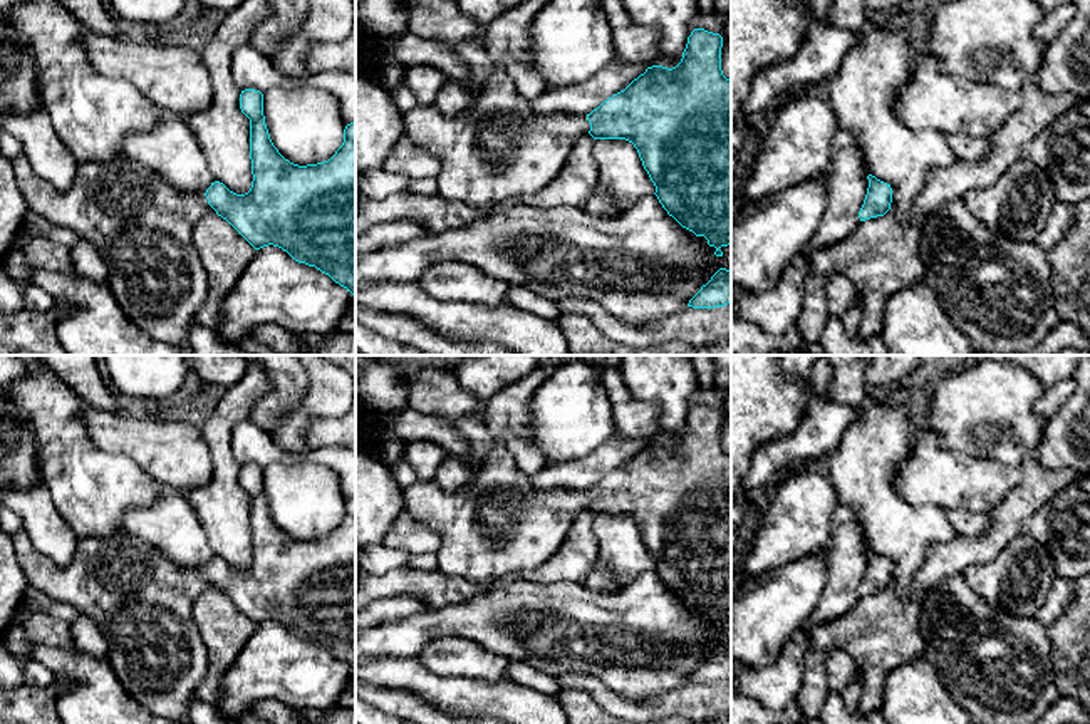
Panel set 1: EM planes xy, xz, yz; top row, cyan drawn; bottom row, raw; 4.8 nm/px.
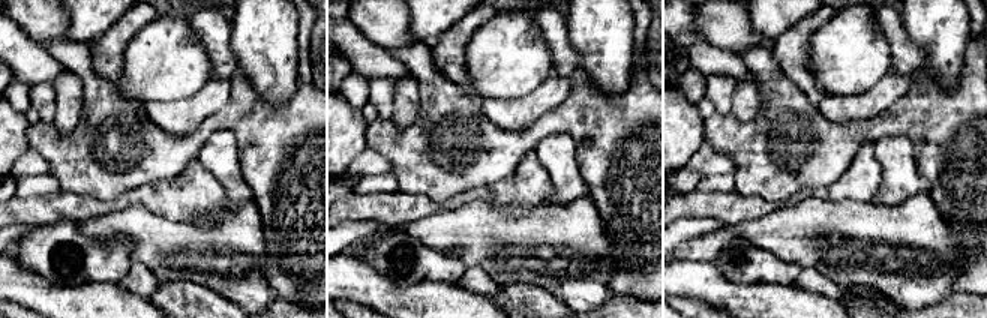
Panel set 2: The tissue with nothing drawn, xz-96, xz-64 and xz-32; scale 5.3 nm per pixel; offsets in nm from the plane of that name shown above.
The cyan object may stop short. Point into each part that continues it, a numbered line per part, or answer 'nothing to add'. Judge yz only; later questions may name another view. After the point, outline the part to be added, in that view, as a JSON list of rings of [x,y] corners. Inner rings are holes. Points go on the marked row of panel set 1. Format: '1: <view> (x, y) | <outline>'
nothing to add

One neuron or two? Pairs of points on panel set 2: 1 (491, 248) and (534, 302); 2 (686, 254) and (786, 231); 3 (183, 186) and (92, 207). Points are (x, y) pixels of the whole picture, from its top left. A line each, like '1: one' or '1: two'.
1: two
2: one
3: one

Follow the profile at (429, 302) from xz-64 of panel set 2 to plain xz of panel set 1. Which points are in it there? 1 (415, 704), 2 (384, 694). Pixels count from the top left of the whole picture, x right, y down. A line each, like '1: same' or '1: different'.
1: different
2: different

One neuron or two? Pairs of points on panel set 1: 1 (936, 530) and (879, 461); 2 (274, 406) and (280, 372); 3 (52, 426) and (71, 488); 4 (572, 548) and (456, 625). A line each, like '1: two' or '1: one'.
1: one
2: one
3: one
4: two

